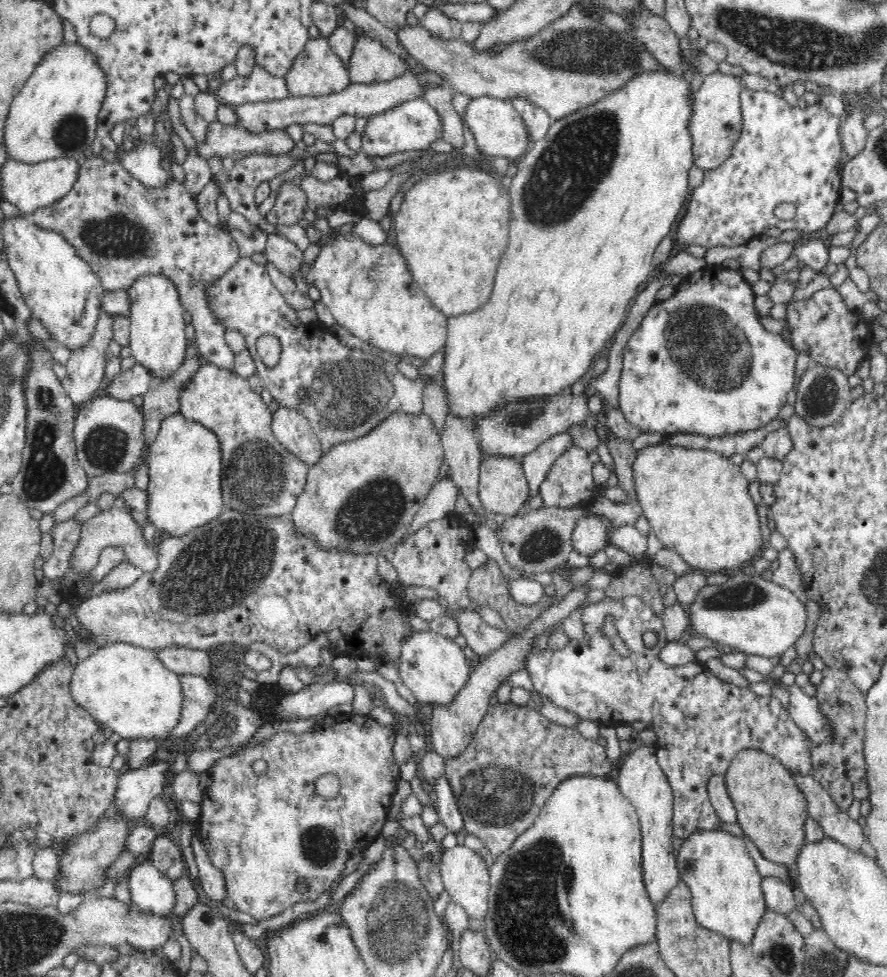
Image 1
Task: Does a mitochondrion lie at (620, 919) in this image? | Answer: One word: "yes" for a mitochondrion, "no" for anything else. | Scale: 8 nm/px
no

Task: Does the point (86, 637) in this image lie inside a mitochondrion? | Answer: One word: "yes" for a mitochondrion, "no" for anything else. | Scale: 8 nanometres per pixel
no

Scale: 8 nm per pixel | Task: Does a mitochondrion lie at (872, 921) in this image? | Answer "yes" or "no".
no

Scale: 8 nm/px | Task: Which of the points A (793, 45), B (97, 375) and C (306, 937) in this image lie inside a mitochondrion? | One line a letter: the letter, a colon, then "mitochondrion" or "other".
A: mitochondrion
B: other
C: other

